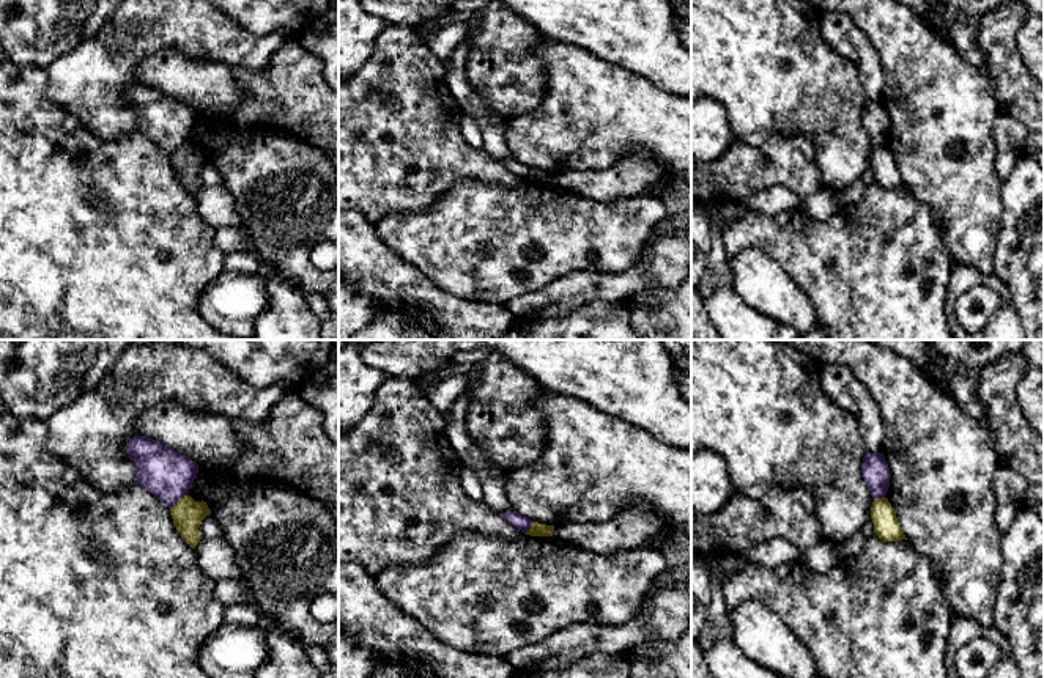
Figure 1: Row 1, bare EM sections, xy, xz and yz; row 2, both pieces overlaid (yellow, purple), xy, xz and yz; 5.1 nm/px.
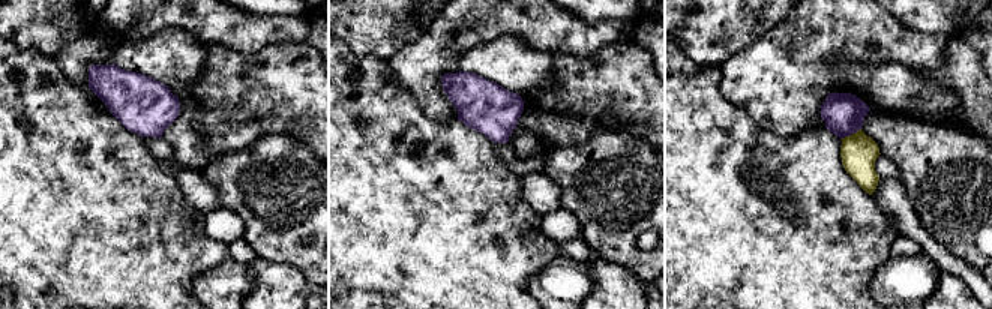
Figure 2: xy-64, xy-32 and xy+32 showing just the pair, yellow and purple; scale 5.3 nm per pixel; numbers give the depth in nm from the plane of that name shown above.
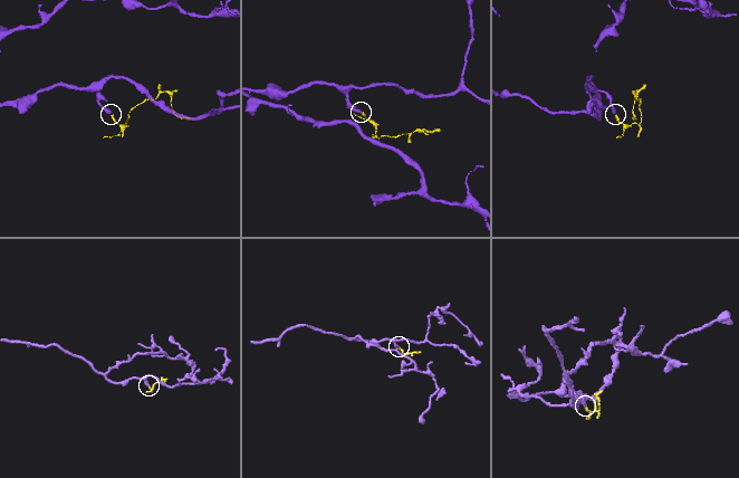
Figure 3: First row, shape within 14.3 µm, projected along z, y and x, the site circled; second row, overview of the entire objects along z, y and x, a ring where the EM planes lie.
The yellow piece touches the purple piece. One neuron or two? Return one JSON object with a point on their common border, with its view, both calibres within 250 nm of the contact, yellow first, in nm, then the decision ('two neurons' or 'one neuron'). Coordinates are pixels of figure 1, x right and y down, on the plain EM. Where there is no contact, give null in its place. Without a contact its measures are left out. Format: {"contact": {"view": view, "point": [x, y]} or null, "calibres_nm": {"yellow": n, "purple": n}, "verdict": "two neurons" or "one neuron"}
{"contact": {"view": "xy", "point": [177, 150]}, "calibres_nm": {"yellow": 160, "purple": 260}, "verdict": "two neurons"}

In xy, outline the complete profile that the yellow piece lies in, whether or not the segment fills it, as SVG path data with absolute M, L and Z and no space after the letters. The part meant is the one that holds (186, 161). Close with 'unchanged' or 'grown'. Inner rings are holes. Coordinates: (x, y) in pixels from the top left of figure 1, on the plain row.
M184 143L170 156L170 162L183 187L194 197L203 186L198 178L202 168L211 162L206 149Z; unchanged

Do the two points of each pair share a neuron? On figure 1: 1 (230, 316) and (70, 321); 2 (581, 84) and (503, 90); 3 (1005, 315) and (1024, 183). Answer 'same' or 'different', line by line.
1: different
2: different
3: different

